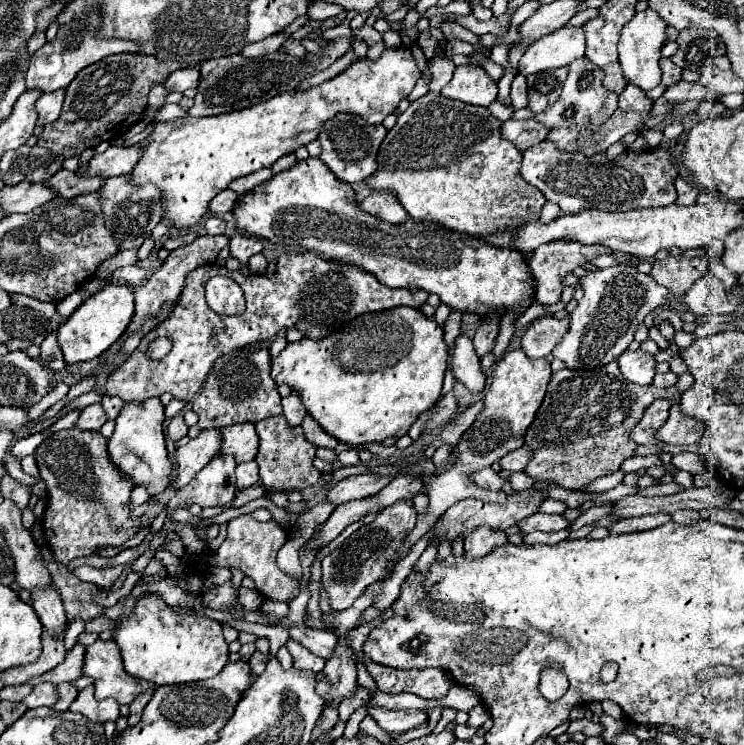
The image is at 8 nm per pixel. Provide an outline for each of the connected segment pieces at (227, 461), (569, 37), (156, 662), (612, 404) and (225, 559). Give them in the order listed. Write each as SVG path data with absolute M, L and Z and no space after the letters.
M214 456L190 484L170 498L170 510L176 506L188 508L190 504L200 504L202 508L230 504L236 496L234 468L234 458Z
M560 28L526 48L518 62L518 72L528 76L550 68L568 66L574 58L580 58L584 50L586 38L582 28Z
M156 592L144 594L136 602L134 612L116 624L114 642L122 650L126 672L156 686L208 680L228 662L228 644L222 636L222 626L216 620L206 620L190 610L178 612Z
M616 362L598 370L564 368L552 372L544 402L526 432L524 446L532 450L532 458L524 474L534 480L552 480L566 490L580 490L600 476L618 472L620 464L634 456L636 442L630 438L630 430L646 408L660 398L678 404L680 392L676 386L656 388L628 382Z
M252 514L238 516L238 518L228 522L228 538L222 542L218 552L208 556L208 562L212 566L240 568L246 576L250 576L254 580L256 590L262 592L266 598L286 602L286 600L290 600L298 594L298 586L300 586L300 578L292 578L276 566L276 552L280 550L280 546L284 546L289 534L288 530L280 528L274 520L258 522L258 520L252 518Z

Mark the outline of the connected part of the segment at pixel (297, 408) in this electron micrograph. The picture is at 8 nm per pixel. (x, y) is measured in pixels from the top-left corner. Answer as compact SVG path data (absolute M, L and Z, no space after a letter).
M296 392L282 398L282 408L284 408L284 416L288 420L288 426L300 426L302 418L306 416L306 410L304 410L304 406L302 406Z

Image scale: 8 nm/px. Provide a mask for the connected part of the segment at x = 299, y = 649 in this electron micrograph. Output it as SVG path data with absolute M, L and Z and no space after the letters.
M288 640L286 642L286 648L288 652L292 654L294 658L294 668L298 670L312 670L312 672L320 672L326 664L326 660L318 658L316 654L312 654L310 650L306 650L304 646L300 646L296 640Z

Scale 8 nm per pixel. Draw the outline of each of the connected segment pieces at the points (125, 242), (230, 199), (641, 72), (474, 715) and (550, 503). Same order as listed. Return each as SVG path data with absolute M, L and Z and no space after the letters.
M128 176L108 178L104 186L98 190L100 194L100 206L104 214L106 228L114 234L114 238L120 238L120 250L136 250L142 246L142 242L150 236L154 226L160 222L162 216L162 198L154 186L130 186Z
M222 190L220 194L214 196L214 200L210 202L210 212L212 214L224 214L224 212L230 212L234 208L238 200L238 194L234 194L232 190Z
M648 8L644 12L638 12L622 30L622 36L618 42L618 54L620 54L620 64L622 64L624 76L630 84L642 88L644 92L648 92L660 84L662 72L658 66L658 60L660 60L660 46L666 42L666 32L664 32L666 26L668 24L658 16L658 12Z
M478 704L476 708L474 708L474 712L470 712L470 718L468 718L468 726L482 726L486 720L490 718L490 712L488 712L488 708L484 706L484 704Z
M546 498L538 508L538 512L550 512L550 514L562 514L564 510L566 510L564 502L558 502L558 500L552 500L552 498Z

